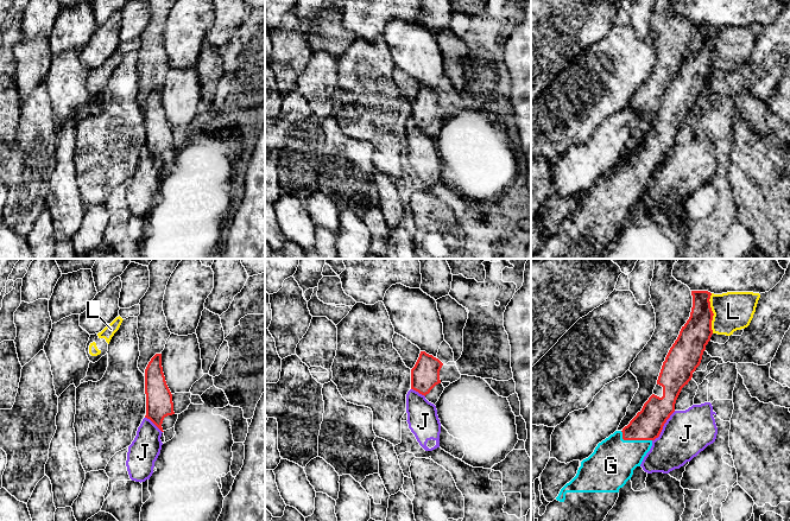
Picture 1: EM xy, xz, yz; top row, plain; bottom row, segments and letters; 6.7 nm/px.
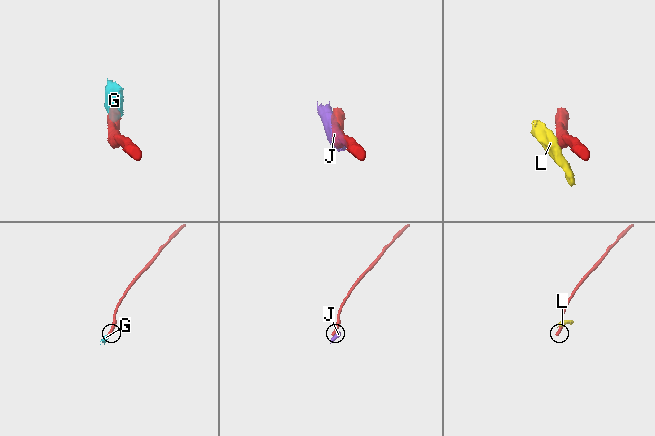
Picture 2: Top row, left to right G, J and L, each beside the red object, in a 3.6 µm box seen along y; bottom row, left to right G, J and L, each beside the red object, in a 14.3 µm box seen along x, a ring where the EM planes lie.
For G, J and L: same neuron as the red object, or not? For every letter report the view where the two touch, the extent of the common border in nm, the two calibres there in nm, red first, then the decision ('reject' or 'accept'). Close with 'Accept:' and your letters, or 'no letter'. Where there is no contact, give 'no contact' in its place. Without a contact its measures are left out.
G: meets red in yz; contact 220 nm long; 200 nm thick on the red side, 300 nm on the other; accept
J: meets red in yz; contact 260 nm long; 200 nm thick on the red side, 320 nm on the other; reject
L: meets red in yz; contact 280 nm long; 200 nm thick on the red side, 260 nm on the other; reject
Accept: G

